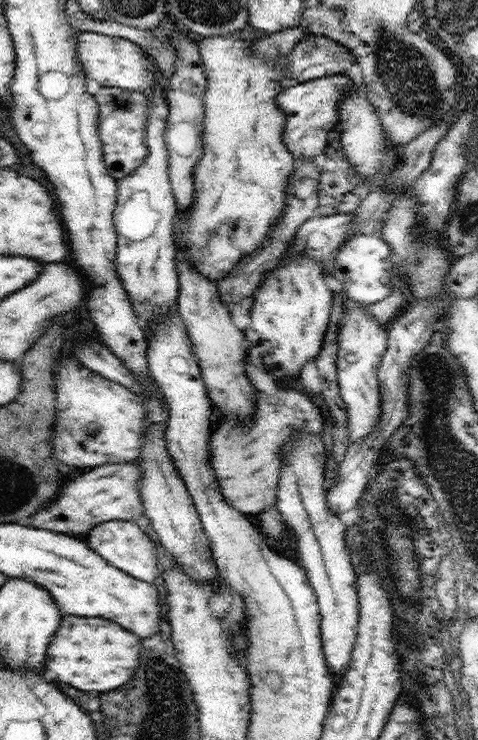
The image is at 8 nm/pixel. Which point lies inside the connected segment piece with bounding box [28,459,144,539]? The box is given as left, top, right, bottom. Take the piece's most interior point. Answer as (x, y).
(107, 492)

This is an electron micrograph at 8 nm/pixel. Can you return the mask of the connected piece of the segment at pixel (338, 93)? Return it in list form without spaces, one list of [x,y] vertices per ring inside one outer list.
[[[335,74],[286,85],[276,95],[276,107],[286,114],[286,125],[282,131],[282,142],[294,158],[306,159],[321,155],[328,143],[328,133],[340,124],[338,105],[346,97],[346,91],[356,87],[356,82],[347,74]]]

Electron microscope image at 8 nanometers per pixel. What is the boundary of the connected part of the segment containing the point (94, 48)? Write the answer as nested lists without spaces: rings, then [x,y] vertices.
[[[77,32],[78,57],[84,65],[86,78],[96,80],[102,87],[120,87],[136,90],[147,97],[152,96],[154,88],[160,84],[156,71],[150,67],[148,57],[142,47],[131,40],[111,37],[97,32]]]

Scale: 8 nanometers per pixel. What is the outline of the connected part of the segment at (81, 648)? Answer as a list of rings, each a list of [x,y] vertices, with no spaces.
[[[68,614],[62,616],[58,634],[48,648],[48,668],[58,674],[58,680],[72,684],[78,690],[108,692],[126,684],[138,668],[142,642],[138,636],[120,628],[112,620],[88,620]]]

